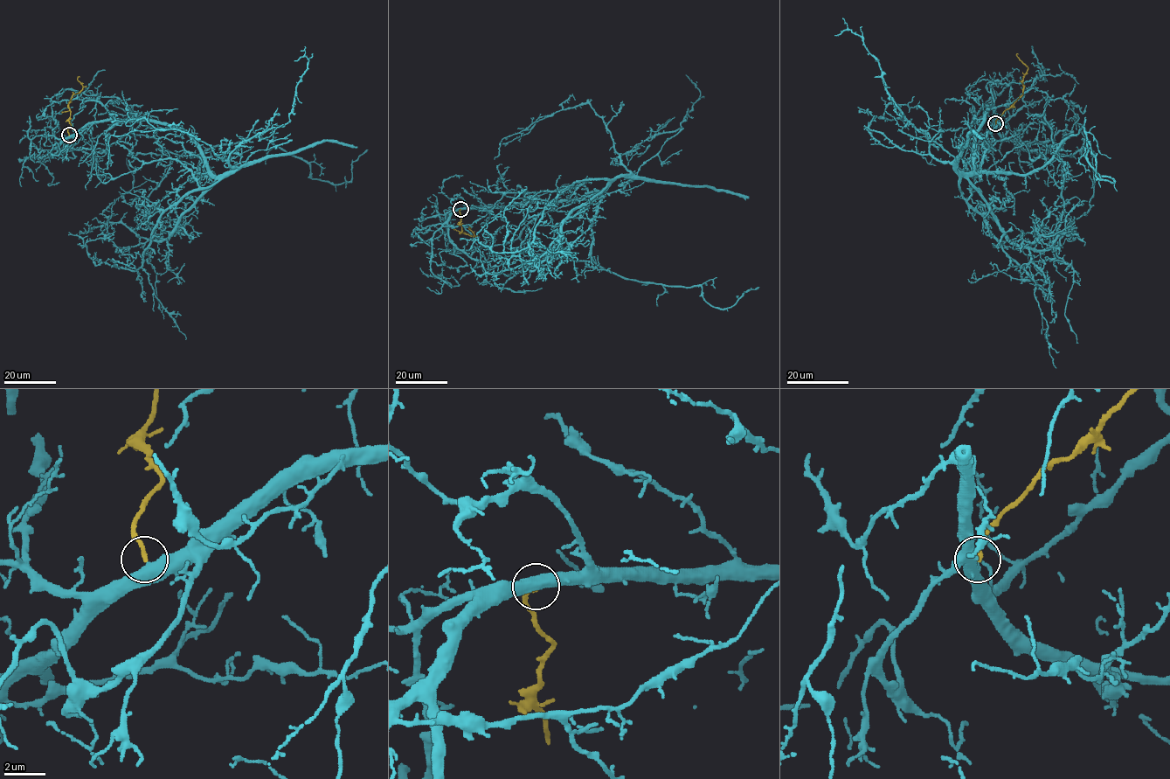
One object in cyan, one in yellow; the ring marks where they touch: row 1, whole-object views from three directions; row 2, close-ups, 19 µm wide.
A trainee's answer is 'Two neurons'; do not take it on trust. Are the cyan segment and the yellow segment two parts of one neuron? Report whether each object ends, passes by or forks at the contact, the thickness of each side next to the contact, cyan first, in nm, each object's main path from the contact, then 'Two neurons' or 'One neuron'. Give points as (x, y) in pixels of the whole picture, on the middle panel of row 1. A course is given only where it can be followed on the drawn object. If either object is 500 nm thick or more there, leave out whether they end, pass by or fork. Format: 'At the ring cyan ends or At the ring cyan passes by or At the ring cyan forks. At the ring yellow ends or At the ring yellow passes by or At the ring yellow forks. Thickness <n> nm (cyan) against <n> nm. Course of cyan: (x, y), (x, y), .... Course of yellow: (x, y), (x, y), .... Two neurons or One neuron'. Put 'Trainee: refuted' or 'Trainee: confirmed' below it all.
At the ring cyan passes by. At the ring yellow ends. Thickness 460 nm (cyan) against 220 nm. Course of cyan: (460, 209), (600, 191), (598, 265), (645, 283), (699, 286), (724, 309), (759, 287). Course of yellow: (460, 209), (460, 233), (474, 236), (471, 228). One neuron
Trainee: refuted

